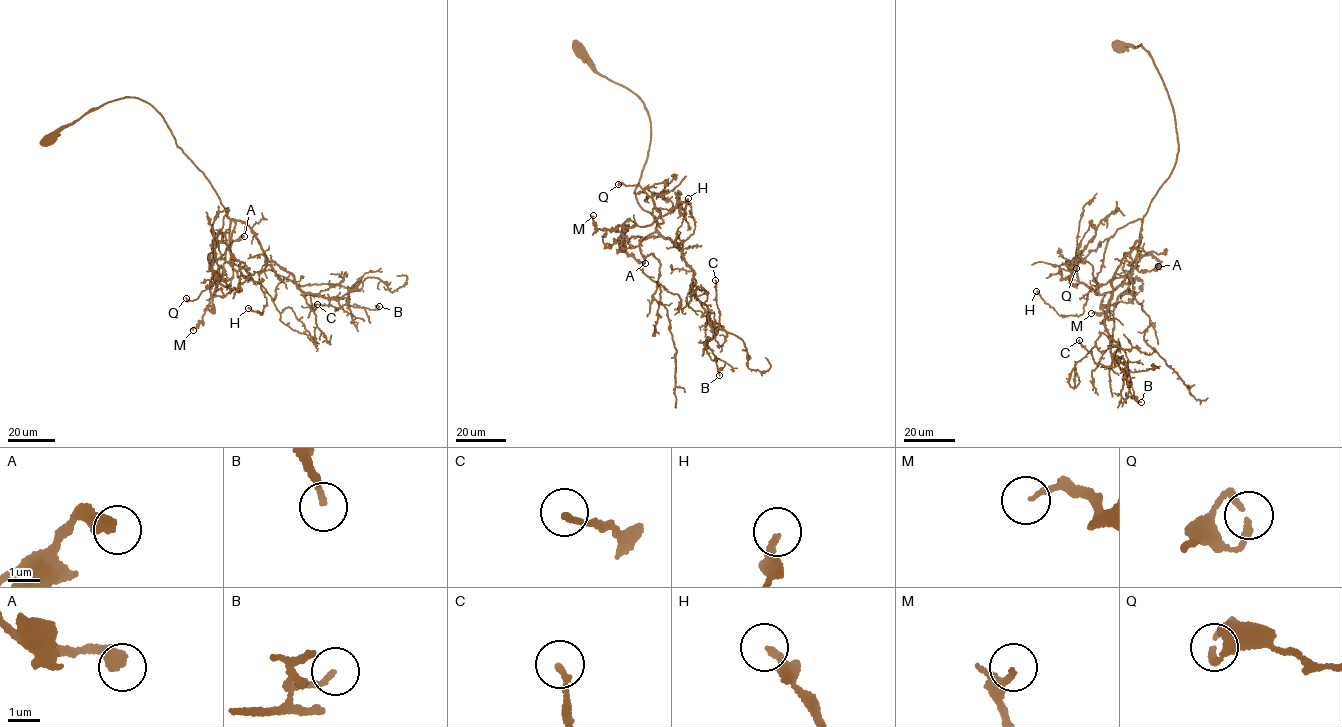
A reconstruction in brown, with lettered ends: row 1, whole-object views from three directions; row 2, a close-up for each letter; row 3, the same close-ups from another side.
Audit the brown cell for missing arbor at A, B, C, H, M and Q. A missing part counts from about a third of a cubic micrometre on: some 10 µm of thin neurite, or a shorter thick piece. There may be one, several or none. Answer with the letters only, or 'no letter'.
no letter

